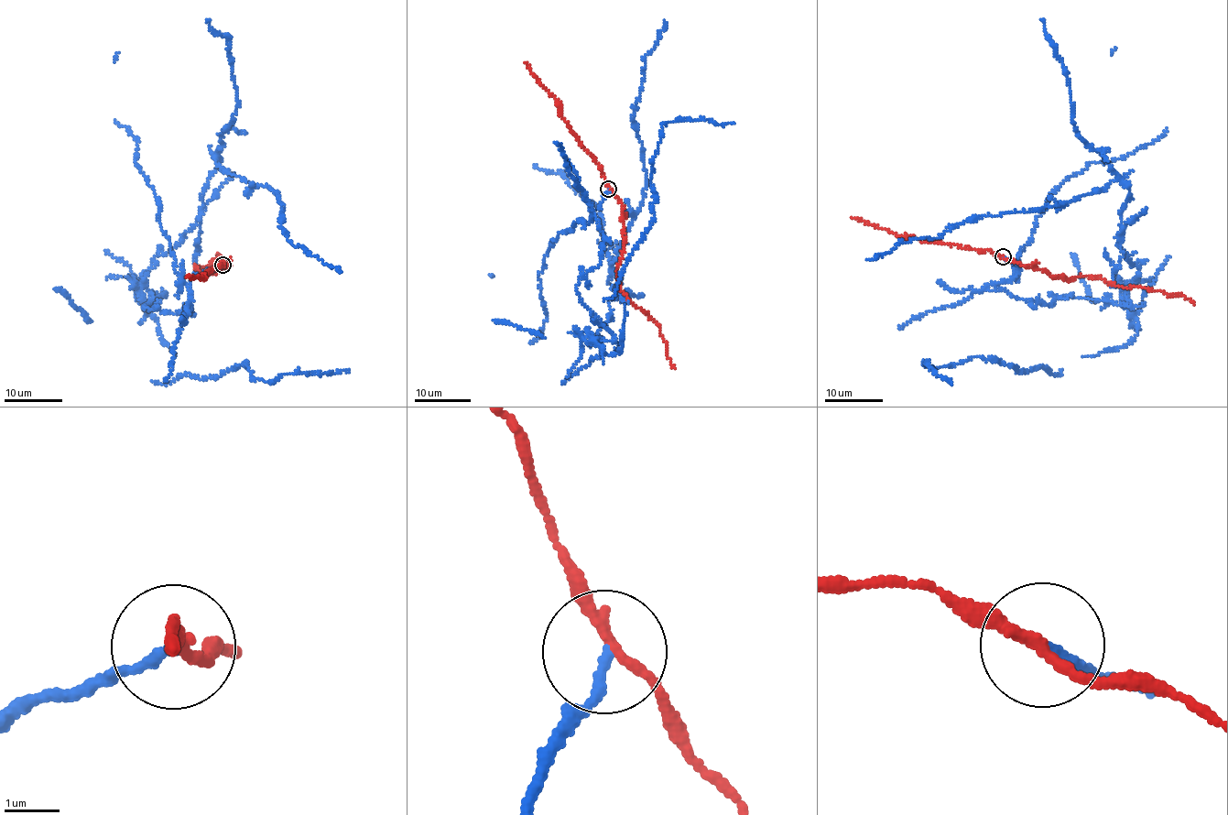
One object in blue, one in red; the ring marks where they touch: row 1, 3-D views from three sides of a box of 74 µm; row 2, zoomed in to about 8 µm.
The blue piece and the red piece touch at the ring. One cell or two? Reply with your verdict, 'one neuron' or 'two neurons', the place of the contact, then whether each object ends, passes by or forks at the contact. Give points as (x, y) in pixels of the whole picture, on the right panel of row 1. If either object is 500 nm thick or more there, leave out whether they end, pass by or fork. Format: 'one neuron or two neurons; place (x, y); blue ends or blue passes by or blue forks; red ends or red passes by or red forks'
two neurons; place (1003, 256); blue ends; red passes by

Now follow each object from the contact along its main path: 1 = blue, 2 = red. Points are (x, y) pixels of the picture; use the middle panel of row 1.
1: (608, 188), (577, 291), (614, 340), (591, 343), (644, 199), (635, 107), (665, 19)
2: (608, 188), (623, 205), (624, 249), (615, 277), (622, 293), (657, 325), (667, 346), (666, 356), (674, 367)

